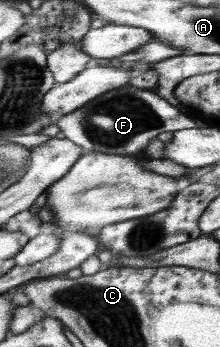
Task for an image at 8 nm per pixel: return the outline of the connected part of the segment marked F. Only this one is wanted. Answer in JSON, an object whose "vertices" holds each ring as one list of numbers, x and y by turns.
{"vertices":[[130,83,113,87,110,91,96,96,76,111,59,117,55,123,66,138,81,147,82,154,96,151,113,156,132,156,141,153,160,133,198,128,194,118,180,112,156,91,138,89]]}

